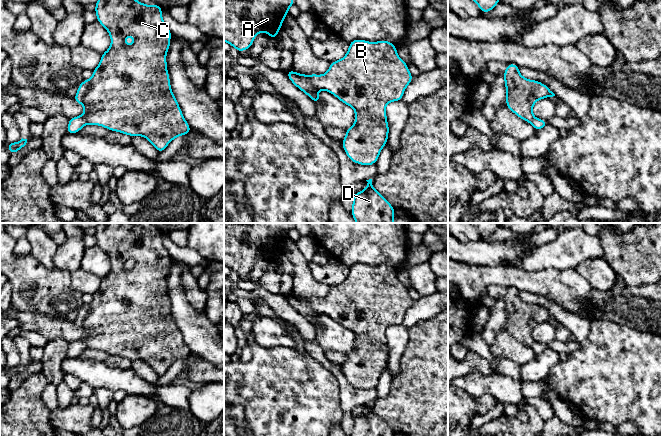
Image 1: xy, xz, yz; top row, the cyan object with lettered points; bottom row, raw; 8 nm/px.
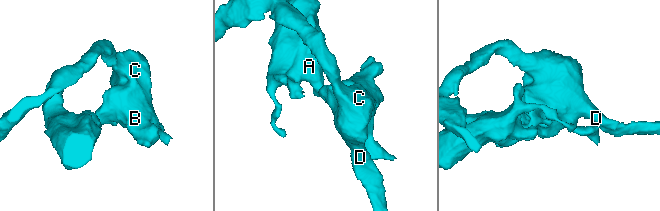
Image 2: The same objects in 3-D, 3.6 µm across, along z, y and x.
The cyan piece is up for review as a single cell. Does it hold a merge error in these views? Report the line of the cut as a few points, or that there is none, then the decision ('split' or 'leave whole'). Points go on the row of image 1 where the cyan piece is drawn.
xz (292, 71), (309, 82), (317, 90) | split

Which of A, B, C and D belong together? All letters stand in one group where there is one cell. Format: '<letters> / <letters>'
A / B C D

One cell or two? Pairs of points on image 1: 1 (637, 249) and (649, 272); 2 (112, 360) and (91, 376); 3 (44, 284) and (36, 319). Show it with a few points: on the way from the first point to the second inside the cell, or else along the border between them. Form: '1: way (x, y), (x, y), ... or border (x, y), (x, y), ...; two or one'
1: way (643, 255), (649, 266); one
2: border (104, 361), (112, 367), (130, 368); two
3: border (15, 308), (21, 311), (45, 313), (61, 318); two

